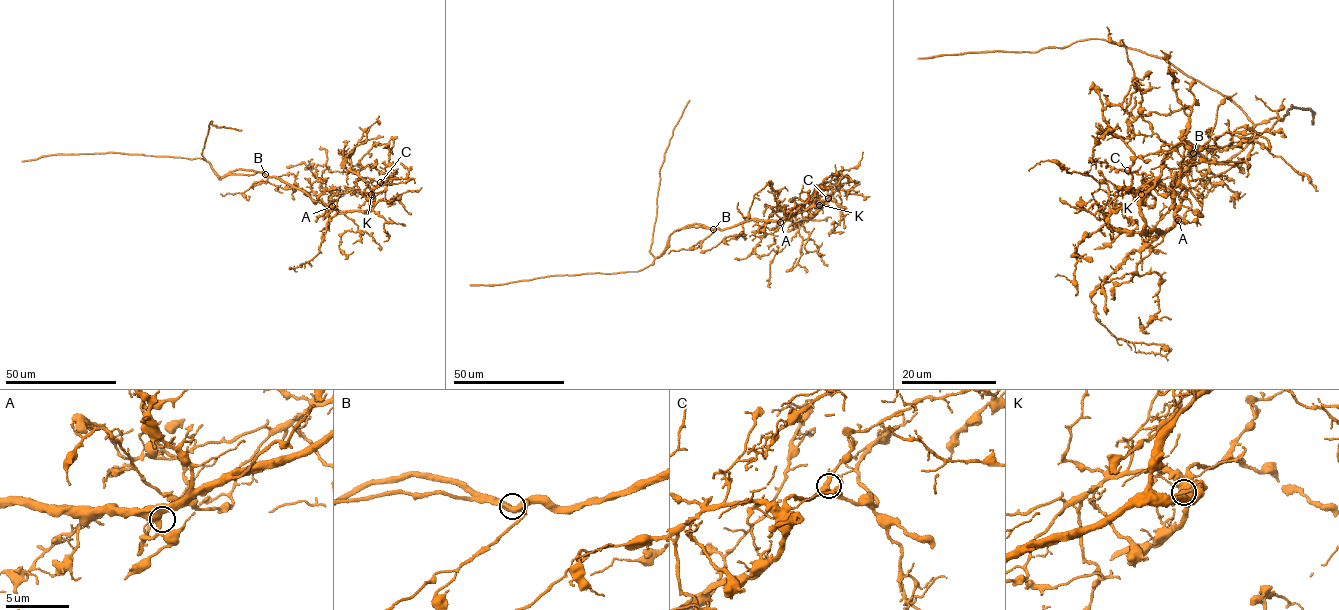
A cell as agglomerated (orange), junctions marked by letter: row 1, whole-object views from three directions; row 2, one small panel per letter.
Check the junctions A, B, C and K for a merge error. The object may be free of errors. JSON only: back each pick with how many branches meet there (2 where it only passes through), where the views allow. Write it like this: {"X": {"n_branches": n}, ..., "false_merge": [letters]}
{"false_merge": []}

